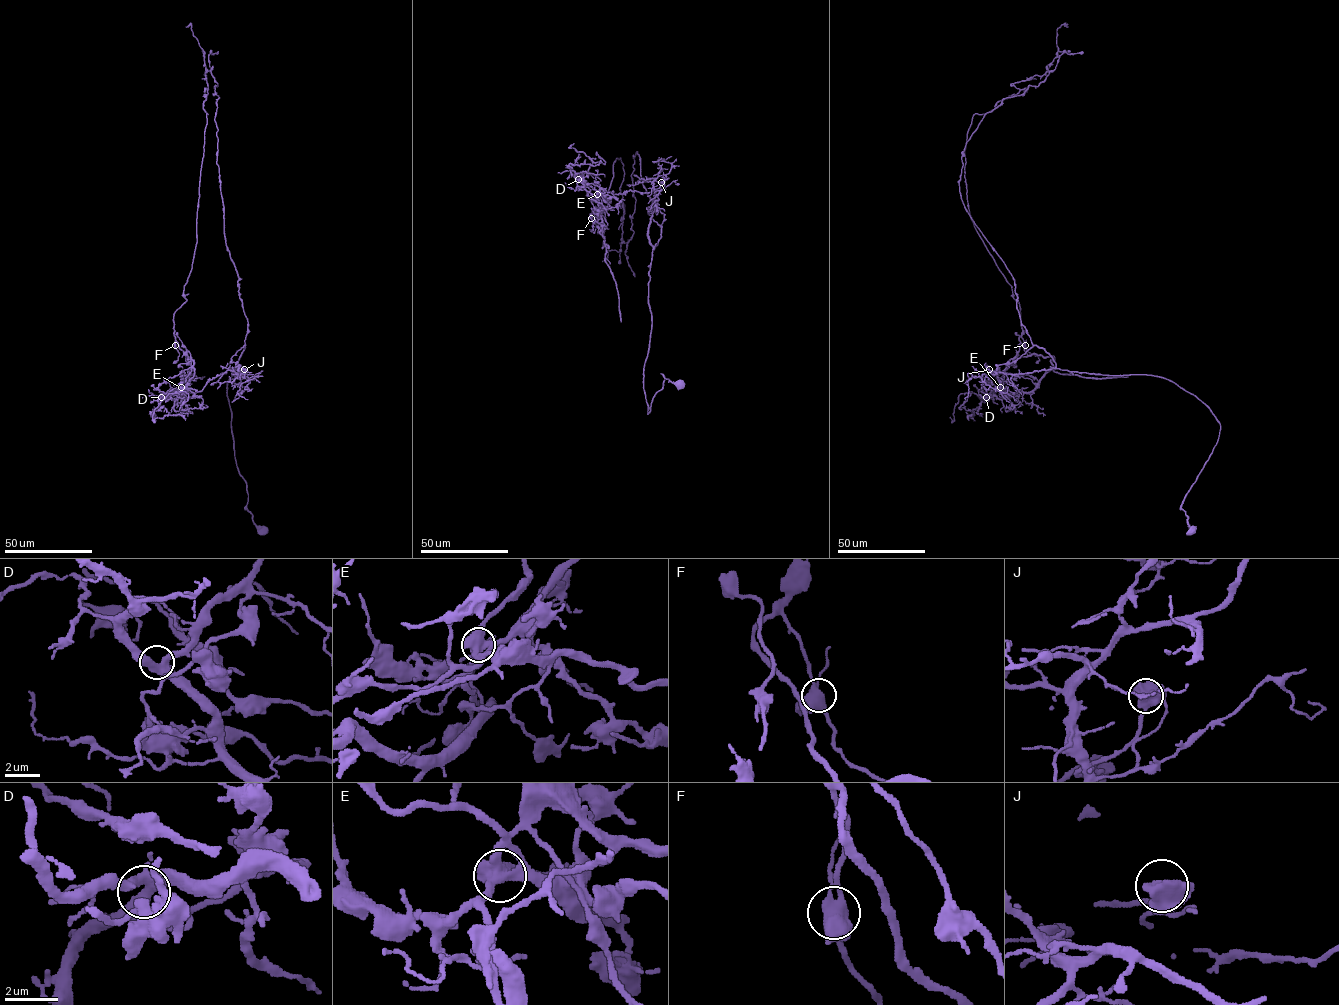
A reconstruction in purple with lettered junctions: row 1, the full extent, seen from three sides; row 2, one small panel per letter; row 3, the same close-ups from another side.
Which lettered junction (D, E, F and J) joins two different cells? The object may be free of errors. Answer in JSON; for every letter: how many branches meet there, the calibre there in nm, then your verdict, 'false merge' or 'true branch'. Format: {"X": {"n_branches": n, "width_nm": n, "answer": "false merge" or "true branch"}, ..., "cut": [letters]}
{"D": {"n_branches": 4, "width_nm": 420, "answer": "true branch"}, "E": {"n_branches": 4, "width_nm": 500, "answer": "false merge"}, "F": {"n_branches": 4, "width_nm": 480, "answer": "true branch"}, "J": {"n_branches": 4, "width_nm": 500, "answer": "true branch"}, "cut": ["E"]}

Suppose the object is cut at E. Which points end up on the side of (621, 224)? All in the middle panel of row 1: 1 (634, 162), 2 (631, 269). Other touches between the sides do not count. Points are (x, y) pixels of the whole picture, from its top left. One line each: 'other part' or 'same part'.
1: other part
2: other part

